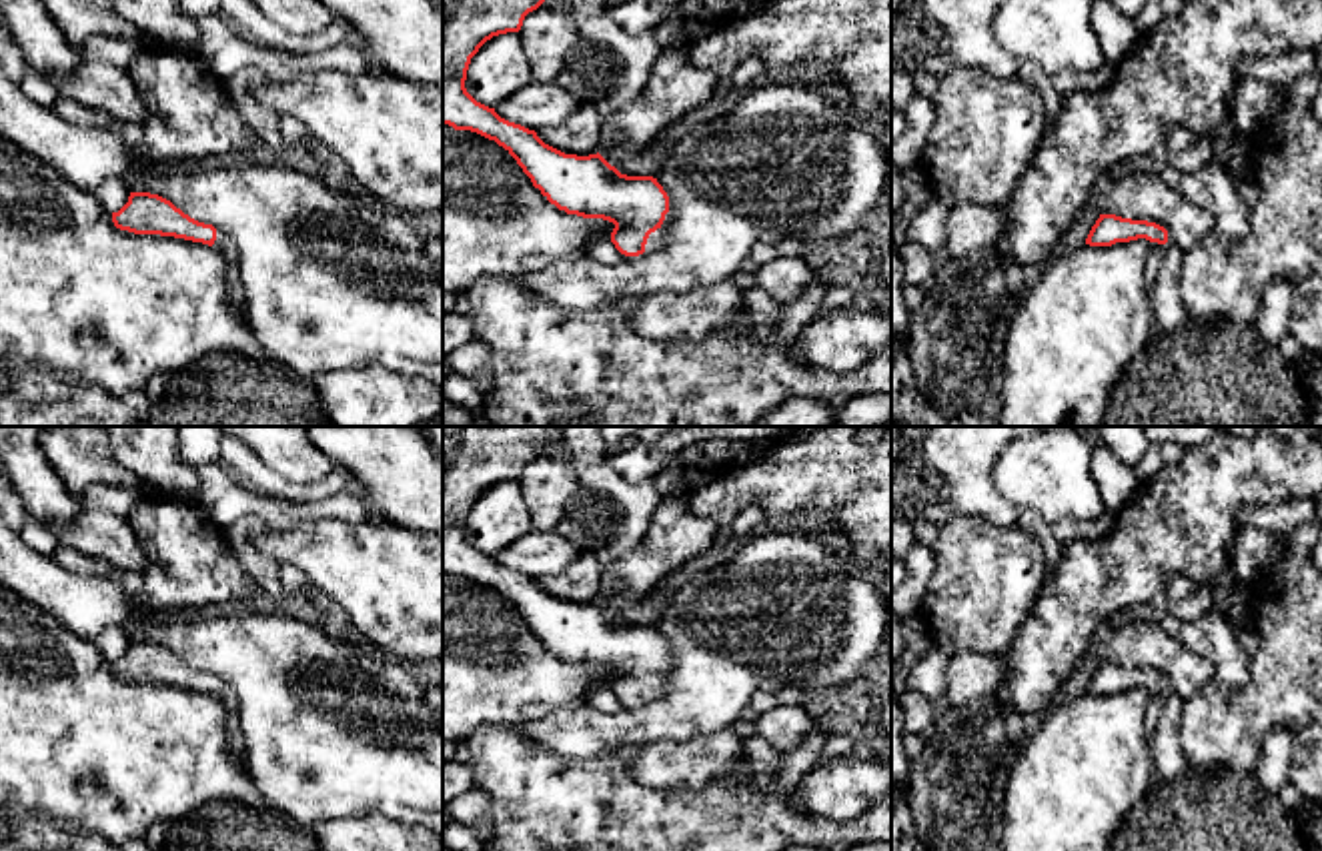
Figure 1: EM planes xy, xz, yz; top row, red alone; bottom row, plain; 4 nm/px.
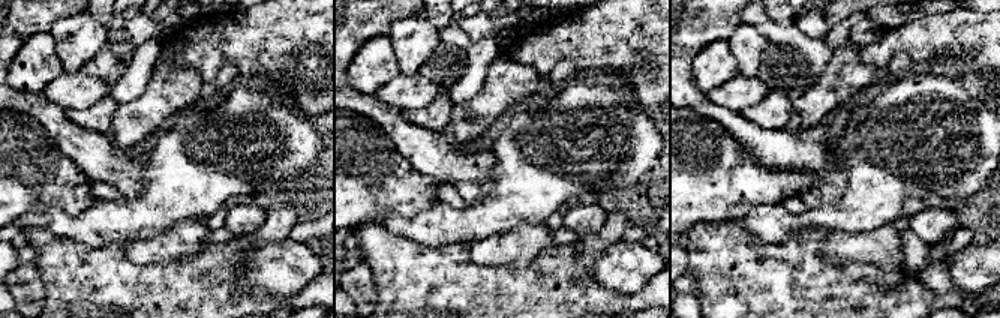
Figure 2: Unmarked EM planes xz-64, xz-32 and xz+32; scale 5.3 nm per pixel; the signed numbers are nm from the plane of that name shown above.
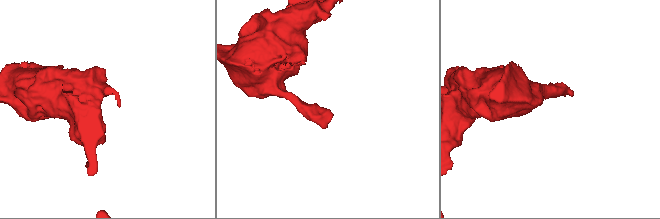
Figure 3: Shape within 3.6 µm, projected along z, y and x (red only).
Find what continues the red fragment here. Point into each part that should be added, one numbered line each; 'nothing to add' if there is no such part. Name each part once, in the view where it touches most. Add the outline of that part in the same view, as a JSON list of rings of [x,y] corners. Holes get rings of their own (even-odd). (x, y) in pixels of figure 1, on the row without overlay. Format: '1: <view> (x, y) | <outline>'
1: xz (655, 687) | [[[669,661],[665,663],[663,673],[655,681],[649,683],[647,693],[645,693],[645,701],[653,701],[653,699],[657,699],[665,693],[665,675],[667,675],[667,671],[669,671]]]

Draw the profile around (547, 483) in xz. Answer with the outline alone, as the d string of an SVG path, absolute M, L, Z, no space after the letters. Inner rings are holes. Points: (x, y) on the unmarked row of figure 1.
M545 455L529 461L517 483L531 513L533 529L541 533L557 529L569 499L581 489L569 461Z

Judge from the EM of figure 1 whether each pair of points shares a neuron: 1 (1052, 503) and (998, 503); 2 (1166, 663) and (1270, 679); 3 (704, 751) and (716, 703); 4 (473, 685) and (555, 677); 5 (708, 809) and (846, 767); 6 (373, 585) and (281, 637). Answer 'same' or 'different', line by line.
1: different
2: different
3: different
4: same
5: different
6: different

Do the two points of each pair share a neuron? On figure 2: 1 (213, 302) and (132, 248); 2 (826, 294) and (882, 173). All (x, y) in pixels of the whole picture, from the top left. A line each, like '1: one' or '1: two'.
1: two
2: two

